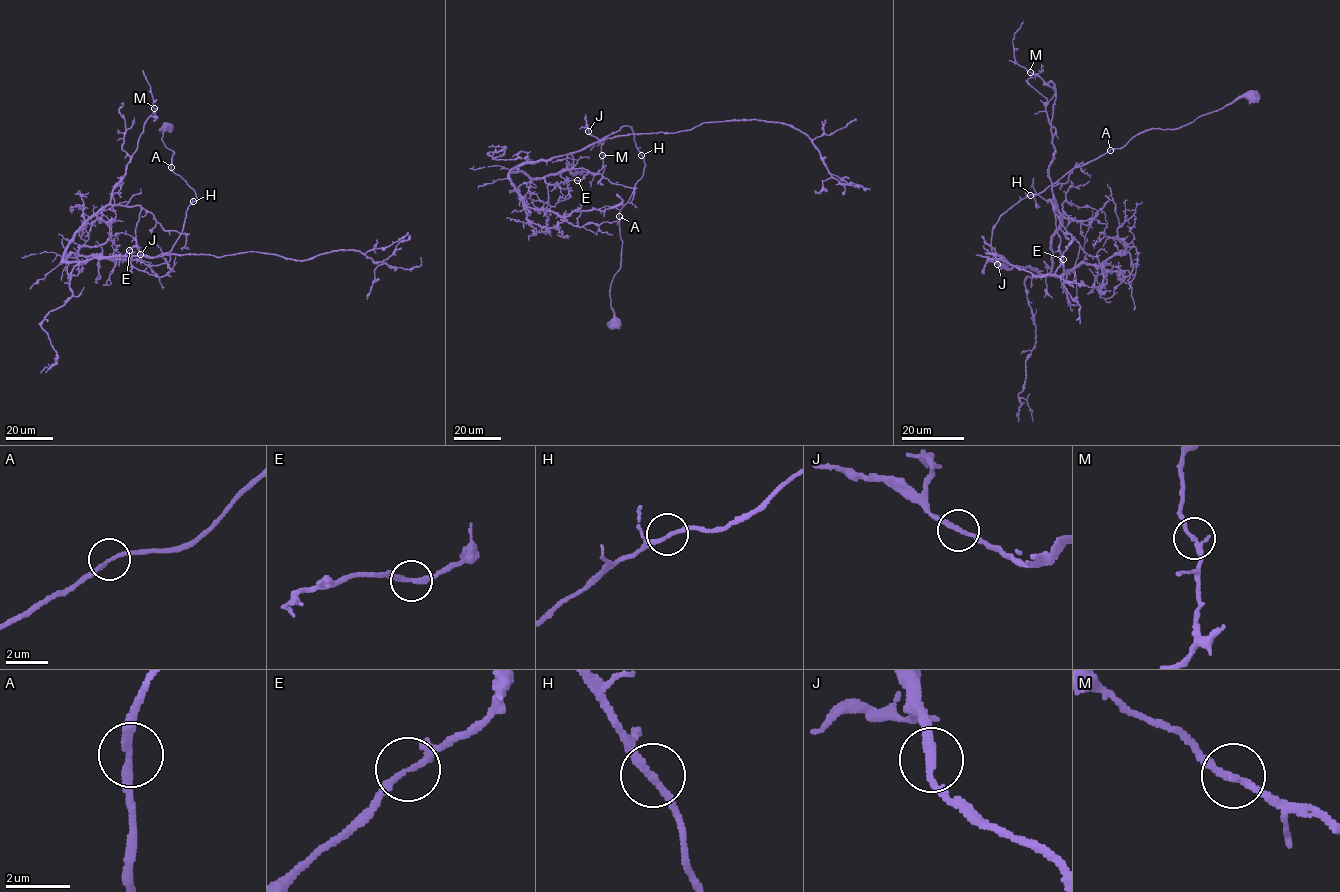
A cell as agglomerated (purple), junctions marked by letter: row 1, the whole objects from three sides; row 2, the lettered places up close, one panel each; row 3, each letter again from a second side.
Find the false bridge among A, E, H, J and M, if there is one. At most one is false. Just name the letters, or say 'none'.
none

